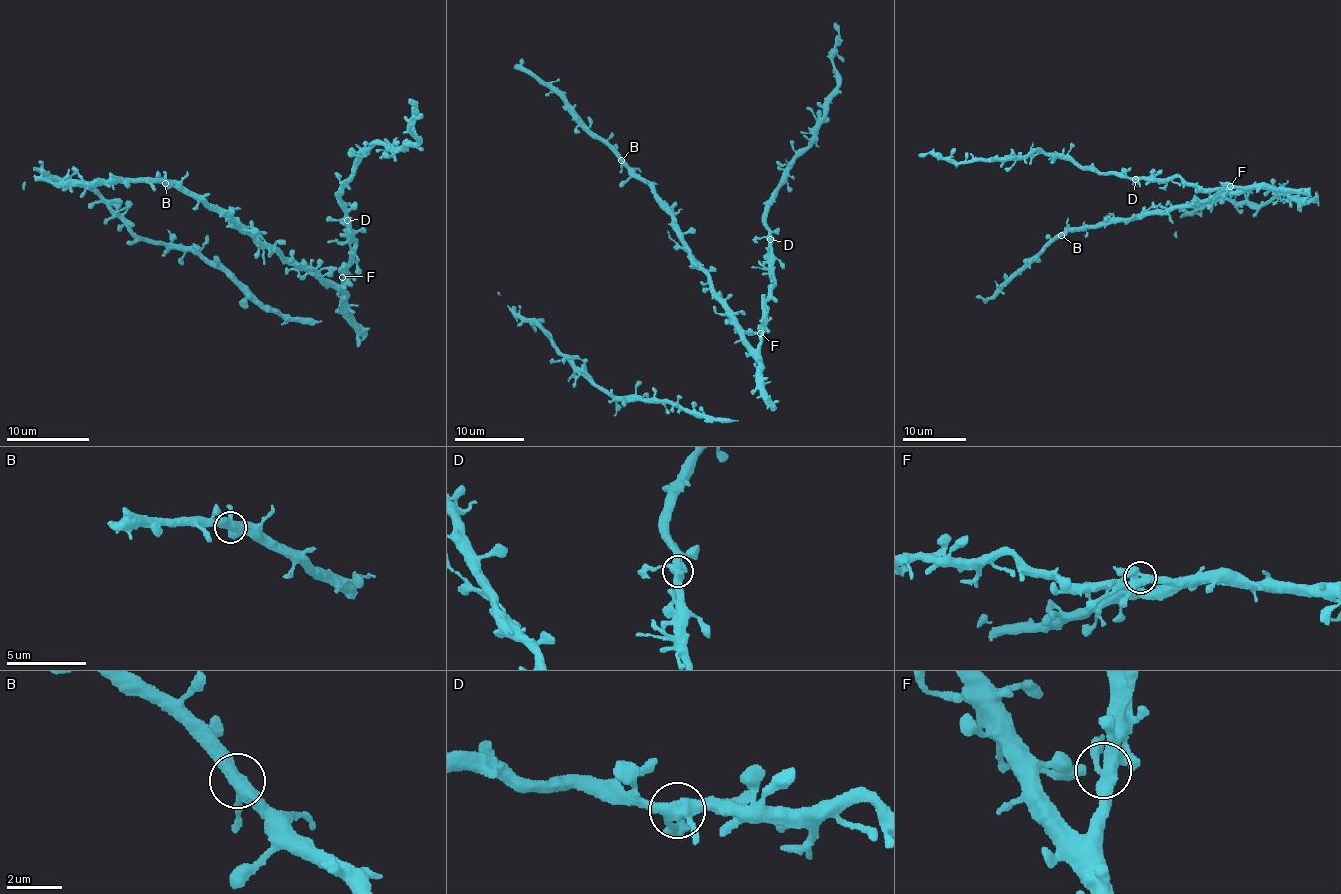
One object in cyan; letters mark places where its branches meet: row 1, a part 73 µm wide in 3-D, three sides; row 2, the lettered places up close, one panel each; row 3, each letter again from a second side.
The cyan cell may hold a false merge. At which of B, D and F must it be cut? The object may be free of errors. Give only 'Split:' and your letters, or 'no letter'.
Split: no letter

